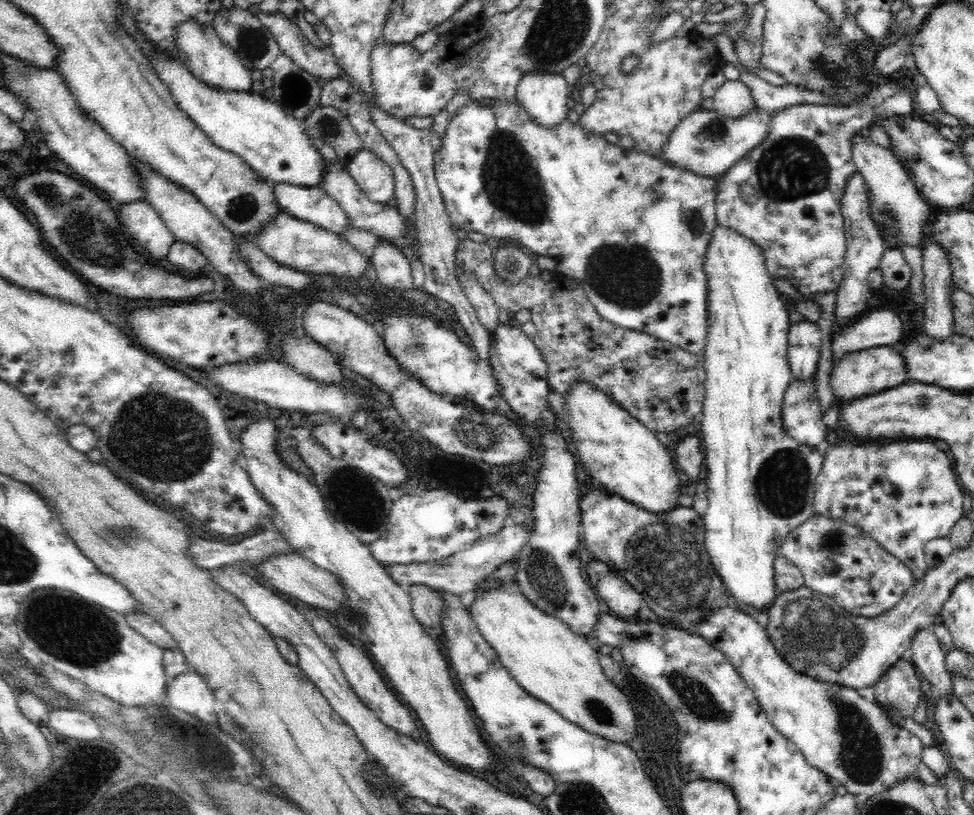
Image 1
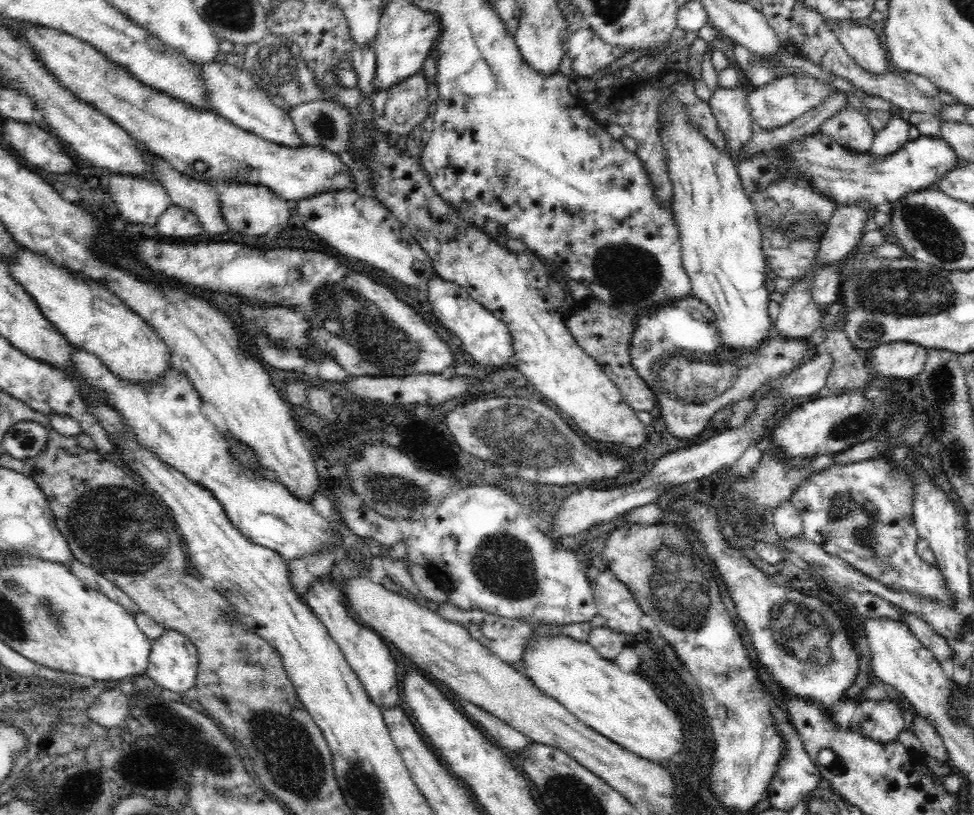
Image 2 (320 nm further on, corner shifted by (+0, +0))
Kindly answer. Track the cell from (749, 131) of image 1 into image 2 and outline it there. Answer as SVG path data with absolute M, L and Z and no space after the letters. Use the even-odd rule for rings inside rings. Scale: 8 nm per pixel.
M796 71L794 74L784 74L765 86L748 89L747 102L753 117L752 127L758 126L762 130L772 131L805 116L816 106L826 104L830 96L839 93L838 89L826 80L828 78L816 78Z

